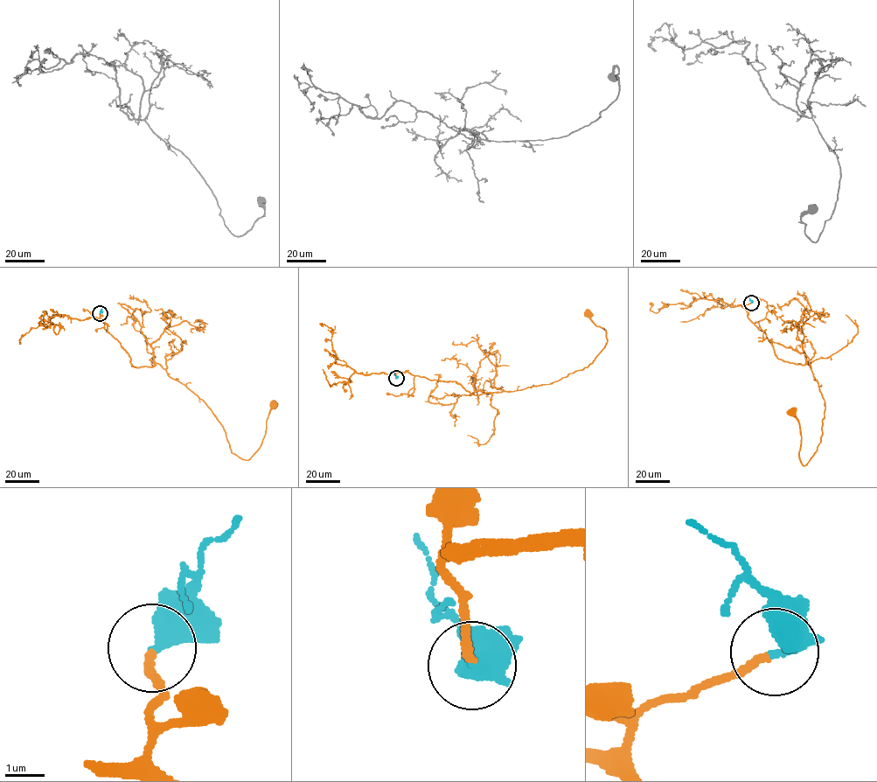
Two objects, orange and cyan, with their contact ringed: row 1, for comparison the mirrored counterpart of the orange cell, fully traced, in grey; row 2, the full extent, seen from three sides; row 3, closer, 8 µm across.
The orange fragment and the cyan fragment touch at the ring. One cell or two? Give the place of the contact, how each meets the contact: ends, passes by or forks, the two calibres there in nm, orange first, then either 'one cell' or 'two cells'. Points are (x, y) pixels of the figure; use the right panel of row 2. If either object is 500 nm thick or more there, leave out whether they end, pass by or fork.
at (751, 303); orange ends there; cyan ends there; 200 nm thick on the orange side, 420 nm on the other; one cell

